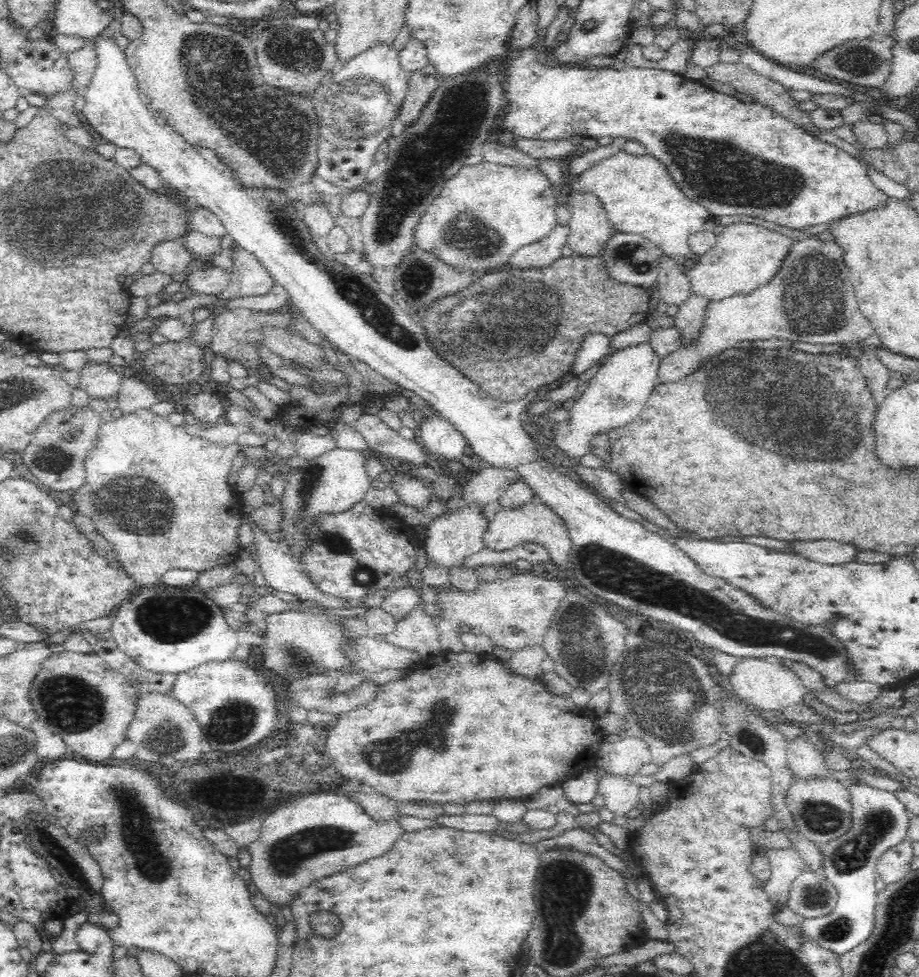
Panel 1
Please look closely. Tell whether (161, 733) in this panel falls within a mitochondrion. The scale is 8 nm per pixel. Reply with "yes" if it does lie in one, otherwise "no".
yes

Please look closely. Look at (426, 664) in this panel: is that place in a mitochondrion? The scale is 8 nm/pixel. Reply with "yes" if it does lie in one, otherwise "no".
no

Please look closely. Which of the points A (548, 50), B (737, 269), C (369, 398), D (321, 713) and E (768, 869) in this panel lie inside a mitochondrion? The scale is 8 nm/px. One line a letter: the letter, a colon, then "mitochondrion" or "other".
A: other
B: other
C: other
D: other
E: other

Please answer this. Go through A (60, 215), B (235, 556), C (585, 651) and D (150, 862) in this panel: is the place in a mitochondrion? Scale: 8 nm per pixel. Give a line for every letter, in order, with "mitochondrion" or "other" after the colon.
A: mitochondrion
B: other
C: mitochondrion
D: mitochondrion

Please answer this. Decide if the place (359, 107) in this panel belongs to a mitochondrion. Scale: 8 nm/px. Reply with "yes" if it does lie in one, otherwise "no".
yes

